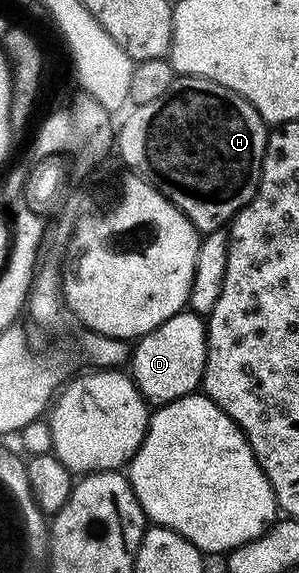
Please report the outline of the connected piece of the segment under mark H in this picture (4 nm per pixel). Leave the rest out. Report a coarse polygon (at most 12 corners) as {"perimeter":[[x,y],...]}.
{"perimeter":[[180,76],[115,153],[201,235],[254,200],[270,126]]}

